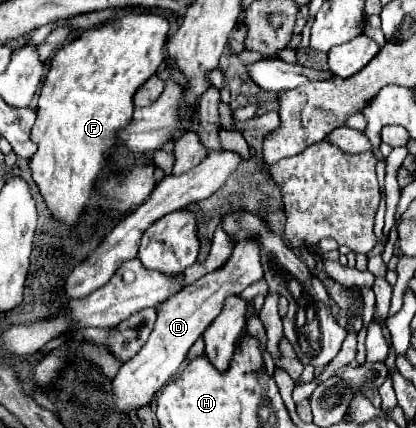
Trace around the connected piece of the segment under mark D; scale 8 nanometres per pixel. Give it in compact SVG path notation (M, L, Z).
M250 236L234 246L234 252L226 266L218 268L218 272L210 272L196 280L194 284L182 288L178 296L168 298L160 308L158 308L158 320L156 326L148 338L148 342L142 346L142 350L122 364L120 372L116 374L112 382L112 390L116 396L116 408L120 412L130 412L132 408L142 408L146 406L152 396L162 390L164 384L180 370L182 362L186 360L186 352L190 346L202 336L202 332L214 322L218 312L224 306L226 296L230 294L240 294L246 286L262 278L262 260L260 260L262 246L258 244L258 236Z

